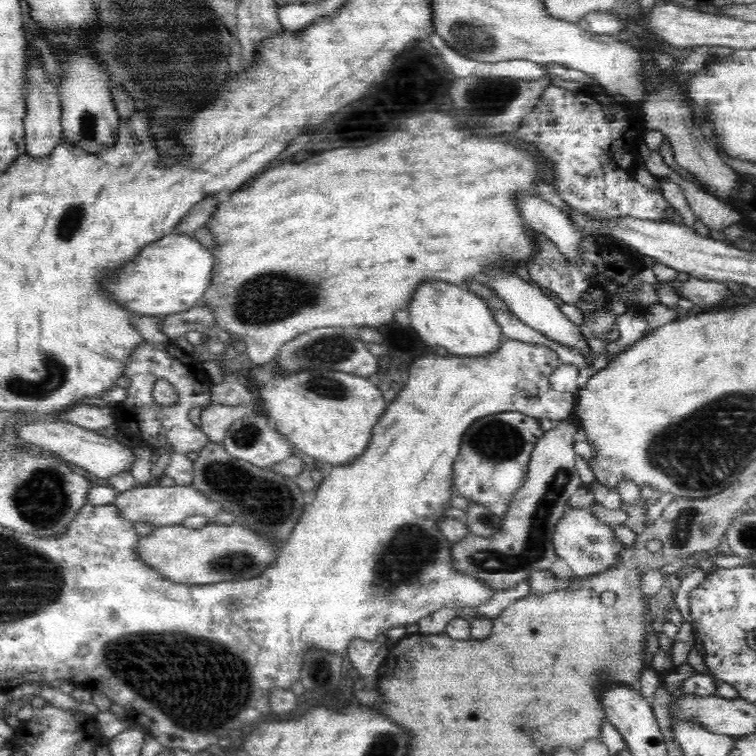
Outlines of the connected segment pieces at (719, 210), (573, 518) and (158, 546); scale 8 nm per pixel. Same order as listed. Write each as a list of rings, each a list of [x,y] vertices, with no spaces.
[[[684,182],[680,186],[693,214],[703,222],[708,229],[721,230],[742,220],[742,213],[736,211],[730,204],[722,203],[714,195],[706,194],[698,184]]]
[[[567,508],[562,519],[556,523],[553,544],[556,554],[572,568],[573,574],[578,578],[604,573],[606,569],[617,564],[617,556],[624,548],[615,532],[594,516],[591,508]]]
[[[210,522],[202,528],[180,525],[161,526],[139,540],[134,552],[142,564],[150,565],[163,580],[184,585],[216,583],[256,578],[277,557],[281,546],[251,533],[244,525],[222,525]]]

